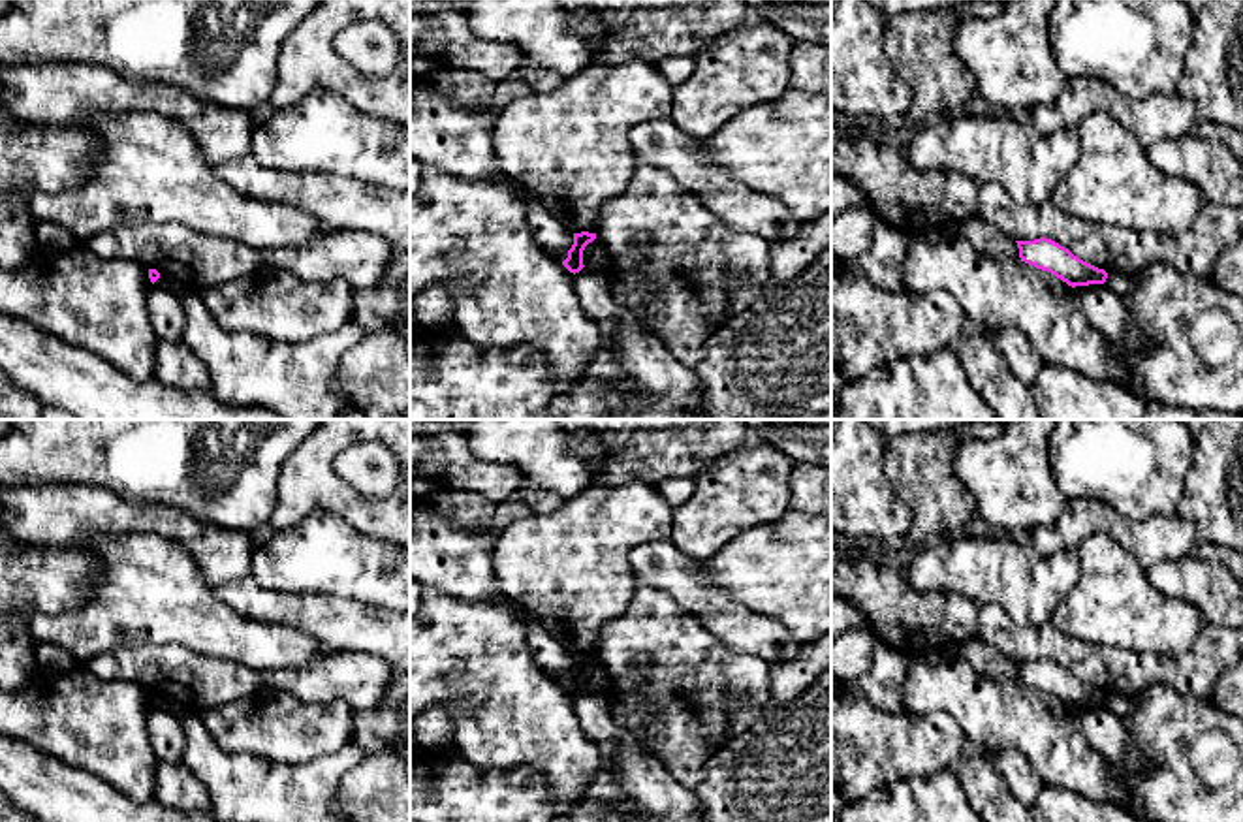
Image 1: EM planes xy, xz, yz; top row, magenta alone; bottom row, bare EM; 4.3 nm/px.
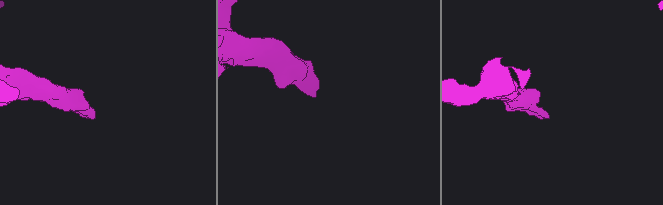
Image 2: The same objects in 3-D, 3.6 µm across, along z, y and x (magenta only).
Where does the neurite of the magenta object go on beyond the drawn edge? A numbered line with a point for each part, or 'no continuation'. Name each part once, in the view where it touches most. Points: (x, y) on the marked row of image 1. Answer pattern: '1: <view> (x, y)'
no continuation

